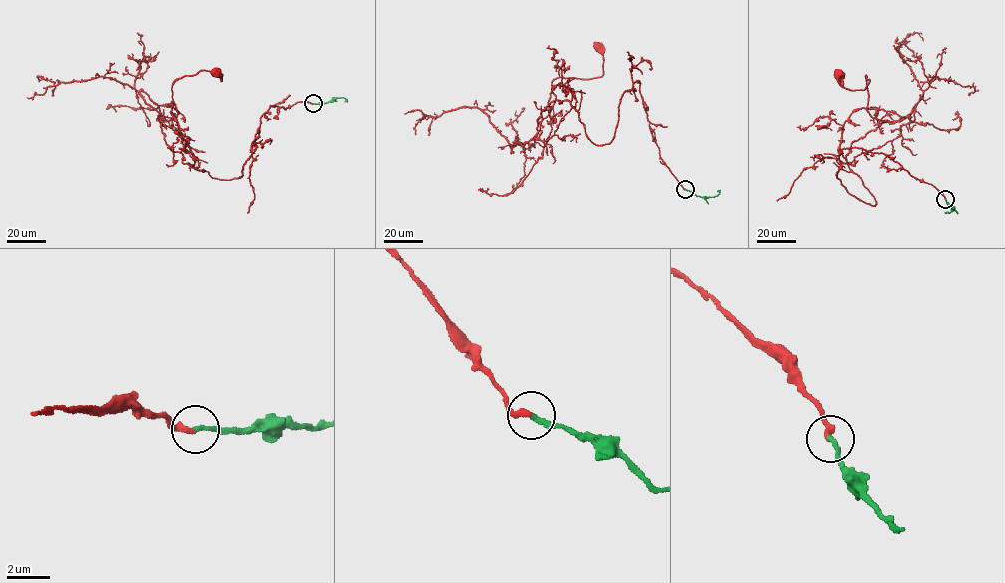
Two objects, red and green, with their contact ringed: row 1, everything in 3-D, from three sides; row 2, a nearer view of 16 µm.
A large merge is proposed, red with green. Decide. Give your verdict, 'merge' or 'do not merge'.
merge

